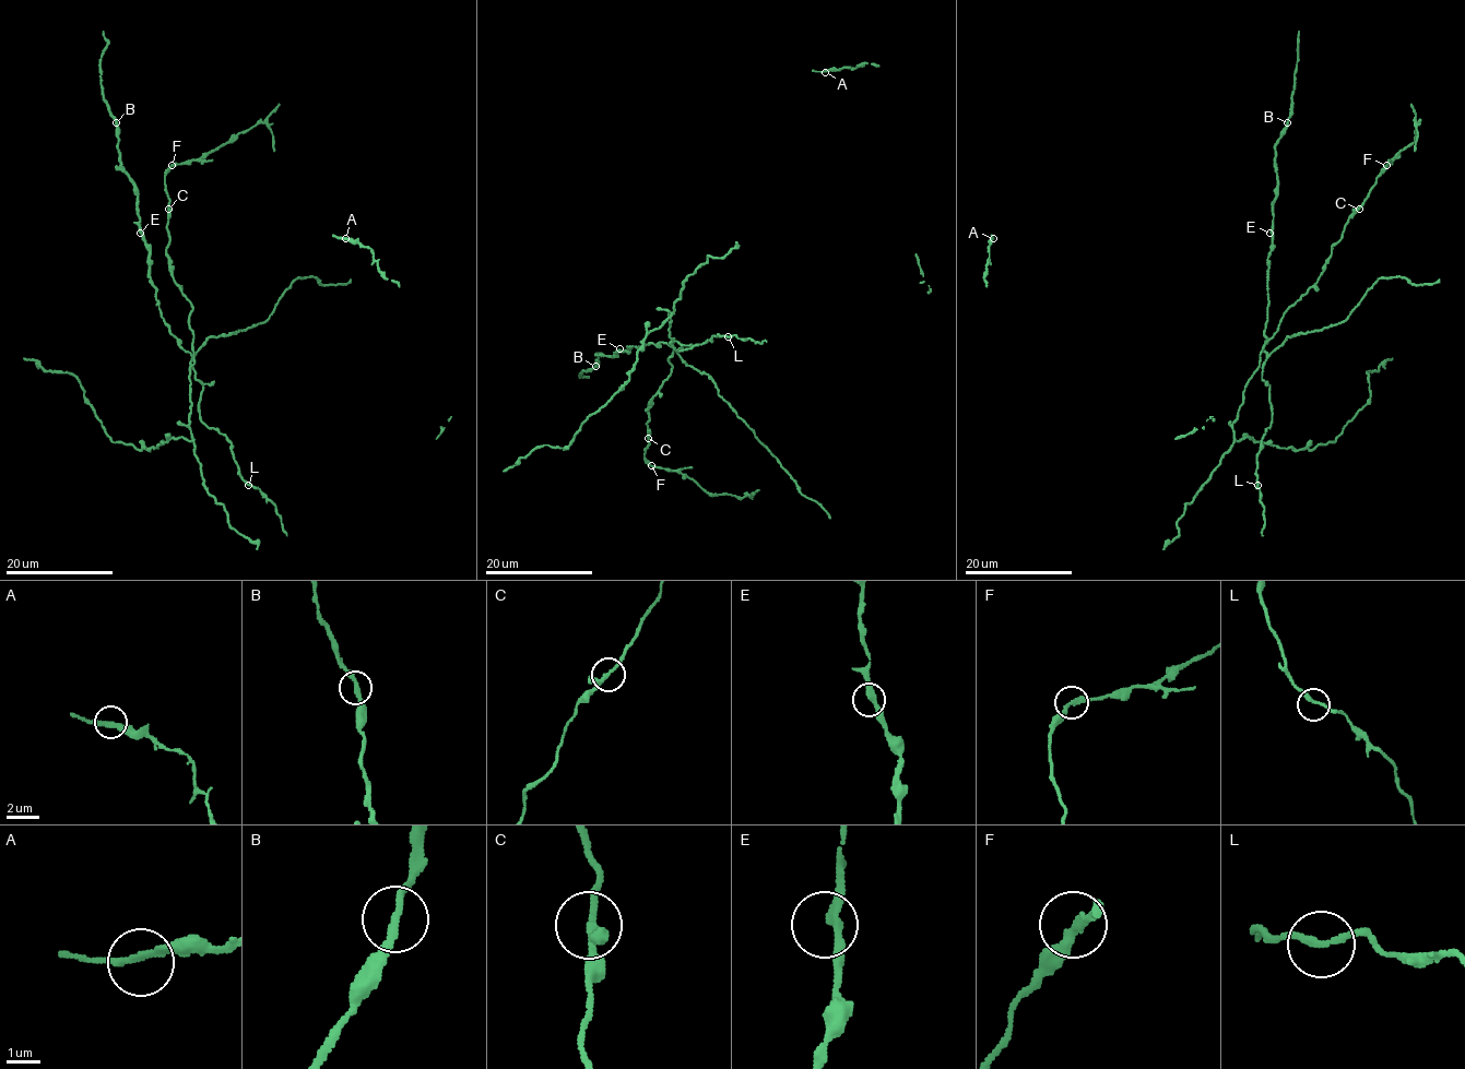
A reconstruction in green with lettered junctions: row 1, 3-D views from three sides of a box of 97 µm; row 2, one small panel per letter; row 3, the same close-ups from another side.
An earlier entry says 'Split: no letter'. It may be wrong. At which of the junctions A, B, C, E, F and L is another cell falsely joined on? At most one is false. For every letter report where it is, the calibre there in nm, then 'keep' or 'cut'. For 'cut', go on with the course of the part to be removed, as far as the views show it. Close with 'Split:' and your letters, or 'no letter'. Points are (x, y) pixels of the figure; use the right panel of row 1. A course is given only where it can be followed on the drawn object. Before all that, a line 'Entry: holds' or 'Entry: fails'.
Entry: fails
A: place (993, 238); calibre 240 nm; keep
B: place (1287, 122); calibre 240 nm; keep
C: place (1359, 209); calibre 240 nm; keep
E: place (1269, 233); calibre 240 nm; keep
F: place (1386, 165); calibre 240 nm; cut; course (1385, 165), (1415, 140), (1418, 122), (1414, 151)
L: place (1257, 485); calibre 200 nm; keep
Split: F

